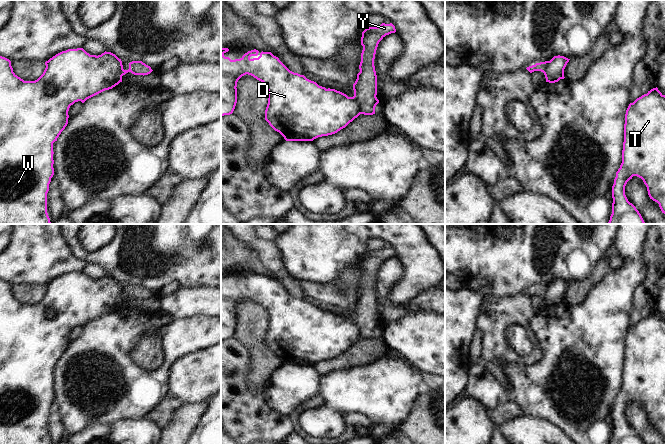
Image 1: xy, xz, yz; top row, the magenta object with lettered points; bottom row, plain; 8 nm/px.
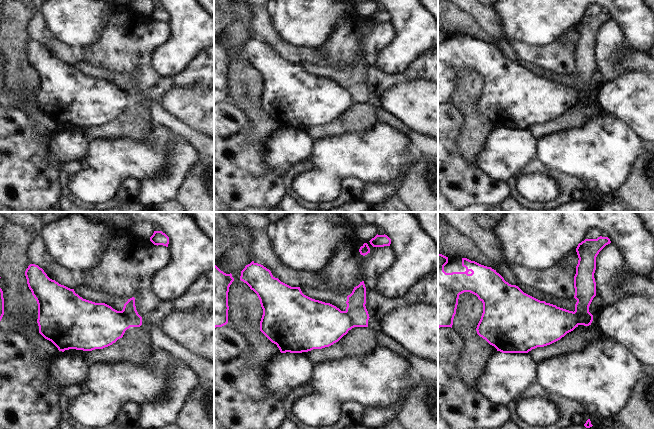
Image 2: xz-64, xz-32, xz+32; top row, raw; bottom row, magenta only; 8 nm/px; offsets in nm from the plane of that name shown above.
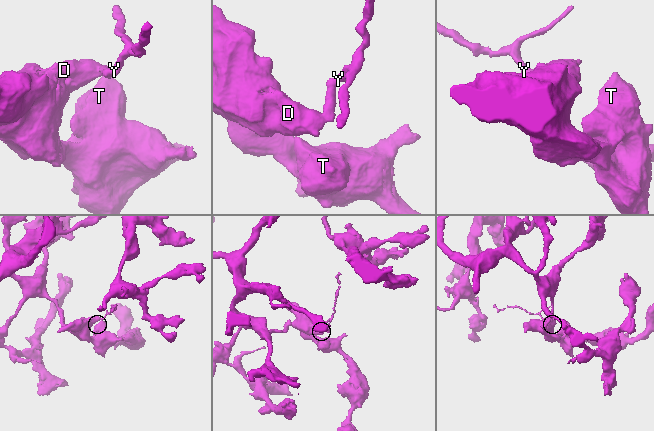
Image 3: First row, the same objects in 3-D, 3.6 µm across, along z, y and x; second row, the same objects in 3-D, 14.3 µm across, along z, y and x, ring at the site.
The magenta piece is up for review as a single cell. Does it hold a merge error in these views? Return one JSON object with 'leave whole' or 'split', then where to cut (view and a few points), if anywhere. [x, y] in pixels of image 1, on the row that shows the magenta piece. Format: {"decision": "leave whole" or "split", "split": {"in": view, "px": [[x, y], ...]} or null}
{"decision": "split", "split": {"in": "xz", "px": [[353, 96], [361, 113]]}}

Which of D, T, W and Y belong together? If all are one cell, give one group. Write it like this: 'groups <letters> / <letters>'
groups D T W / Y

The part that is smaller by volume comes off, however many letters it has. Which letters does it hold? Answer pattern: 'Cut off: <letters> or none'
Cut off: Y

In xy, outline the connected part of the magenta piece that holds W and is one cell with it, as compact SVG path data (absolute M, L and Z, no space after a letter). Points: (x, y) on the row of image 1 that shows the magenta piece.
M83 48L62 51L46 61L45 65L46 68L43 74L37 80L24 81L13 72L11 61L0 56L0 224L51 224L47 213L47 193L51 178L54 175L53 143L57 141L57 138L68 124L70 106L78 101L84 103L87 99L105 90L112 89L122 82L123 75L130 72L129 69L123 69L121 59L115 54L105 51L98 56L90 55Z

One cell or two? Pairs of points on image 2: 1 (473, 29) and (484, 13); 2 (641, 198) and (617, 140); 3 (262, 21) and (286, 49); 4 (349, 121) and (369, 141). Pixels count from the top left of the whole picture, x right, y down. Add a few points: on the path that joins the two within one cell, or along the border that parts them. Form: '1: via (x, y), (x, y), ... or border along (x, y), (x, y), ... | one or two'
1: border along (461, 10), (468, 13), (485, 32), (495, 39) | two
2: border along (641, 151), (634, 161), (627, 179), (615, 190) | two
3: via (263, 29), (278, 44) | one
4: border along (375, 123), (360, 135), (345, 133), (340, 136) | two

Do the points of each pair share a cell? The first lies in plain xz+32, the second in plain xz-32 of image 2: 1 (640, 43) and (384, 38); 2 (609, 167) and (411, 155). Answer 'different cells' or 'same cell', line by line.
1: different cells
2: different cells

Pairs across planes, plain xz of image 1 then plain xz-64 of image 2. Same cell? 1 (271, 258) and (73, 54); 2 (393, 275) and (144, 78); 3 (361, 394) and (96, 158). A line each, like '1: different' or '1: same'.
1: same
2: same
3: same

